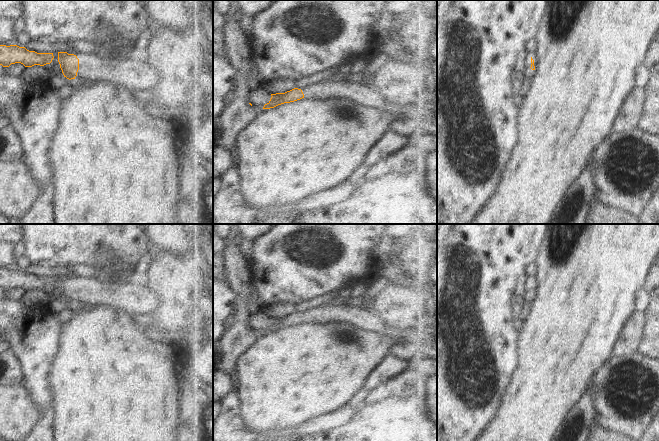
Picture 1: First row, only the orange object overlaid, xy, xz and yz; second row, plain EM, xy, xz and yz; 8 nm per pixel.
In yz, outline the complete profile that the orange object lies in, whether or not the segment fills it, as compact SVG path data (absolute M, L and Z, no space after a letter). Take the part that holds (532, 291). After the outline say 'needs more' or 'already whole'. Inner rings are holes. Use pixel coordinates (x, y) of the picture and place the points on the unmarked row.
M532 281L527 284L527 289L524 292L522 292L518 287L516 287L516 290L513 294L513 300L517 301L521 305L531 305L533 303L534 298L535 290Z; needs more

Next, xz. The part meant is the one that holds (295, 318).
M359 281L346 282L335 290L303 301L301 303L303 308L302 313L294 312L285 317L271 318L272 321L270 325L264 329L263 333L274 332L278 329L294 326L304 321L310 323L335 322L350 323L351 325L364 331L372 331L378 334L389 336L391 338L395 338L395 332L391 327L387 326L371 308L359 307L358 299L351 296L353 290L356 288L356 285L359 283Z; needs more

